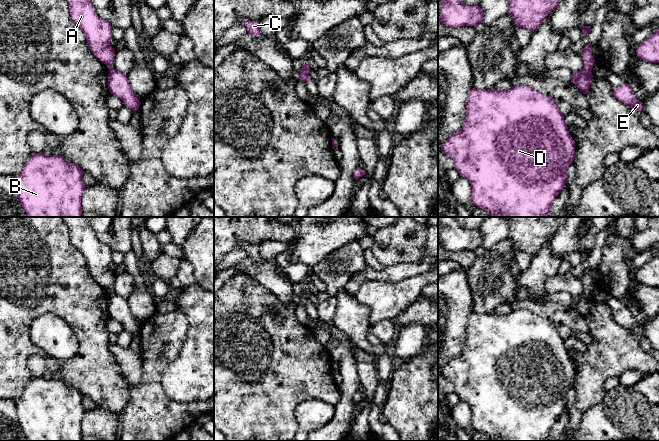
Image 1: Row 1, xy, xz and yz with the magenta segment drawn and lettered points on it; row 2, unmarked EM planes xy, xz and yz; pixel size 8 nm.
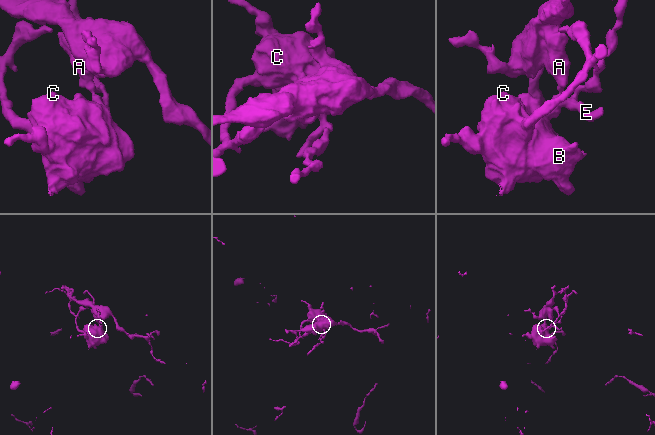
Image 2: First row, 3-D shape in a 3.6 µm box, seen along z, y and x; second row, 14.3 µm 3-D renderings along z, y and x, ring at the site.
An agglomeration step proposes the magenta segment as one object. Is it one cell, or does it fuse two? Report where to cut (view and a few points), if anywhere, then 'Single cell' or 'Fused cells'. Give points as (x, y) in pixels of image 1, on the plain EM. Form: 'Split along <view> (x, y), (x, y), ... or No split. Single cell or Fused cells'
Split along yz (584, 292), (590, 296). Fused cells

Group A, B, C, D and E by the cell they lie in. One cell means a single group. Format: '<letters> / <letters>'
A / B C D E

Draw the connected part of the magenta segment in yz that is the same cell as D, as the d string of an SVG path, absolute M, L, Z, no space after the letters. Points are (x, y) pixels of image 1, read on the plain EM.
M517 309L506 314L478 314L472 312L466 327L466 340L459 356L451 359L441 371L441 375L453 383L454 392L460 400L467 402L472 411L471 427L488 436L491 441L549 441L553 425L568 405L567 394L574 384L575 366L571 361L564 339L560 336L557 325L527 309Z

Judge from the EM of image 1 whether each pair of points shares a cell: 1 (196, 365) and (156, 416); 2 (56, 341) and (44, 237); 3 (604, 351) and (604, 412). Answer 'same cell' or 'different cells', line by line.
1: different cells
2: different cells
3: different cells

